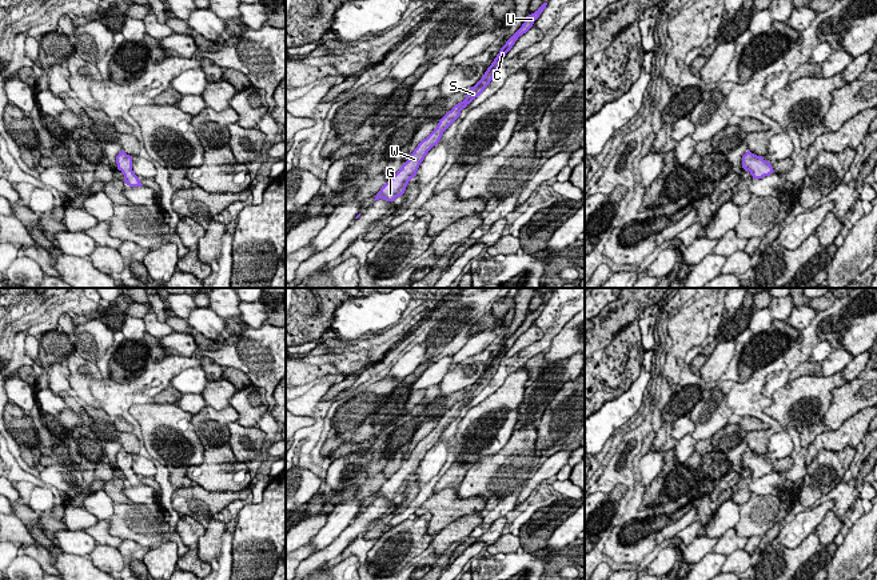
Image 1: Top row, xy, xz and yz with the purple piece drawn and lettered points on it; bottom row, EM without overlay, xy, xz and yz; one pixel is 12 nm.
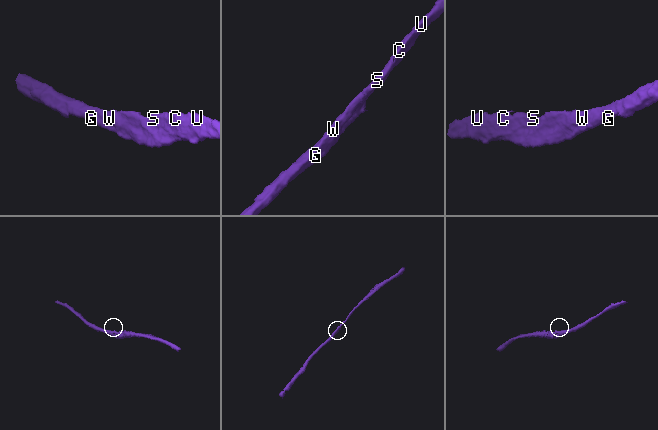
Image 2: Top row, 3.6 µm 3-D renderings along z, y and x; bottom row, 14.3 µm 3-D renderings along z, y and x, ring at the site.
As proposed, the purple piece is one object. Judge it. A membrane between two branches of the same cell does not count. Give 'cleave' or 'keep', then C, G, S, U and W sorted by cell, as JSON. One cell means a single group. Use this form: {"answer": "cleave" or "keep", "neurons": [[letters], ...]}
{"answer": "keep", "neurons": [["C", "G", "S", "U", "W"]]}

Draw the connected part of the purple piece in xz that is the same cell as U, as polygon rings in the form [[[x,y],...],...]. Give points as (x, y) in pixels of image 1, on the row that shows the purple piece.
[[[543,3],[534,13],[526,16],[522,27],[501,48],[499,53],[487,68],[482,79],[470,88],[466,99],[454,105],[453,109],[449,111],[439,120],[436,128],[418,144],[418,147],[410,155],[408,160],[402,165],[402,168],[380,188],[374,201],[379,199],[383,199],[386,201],[394,201],[396,197],[404,193],[408,181],[416,176],[416,171],[427,152],[439,143],[443,132],[459,117],[461,111],[466,108],[475,97],[478,97],[490,84],[506,53],[513,48],[518,37],[526,33],[533,27],[534,21],[539,17],[546,5],[547,3]]]

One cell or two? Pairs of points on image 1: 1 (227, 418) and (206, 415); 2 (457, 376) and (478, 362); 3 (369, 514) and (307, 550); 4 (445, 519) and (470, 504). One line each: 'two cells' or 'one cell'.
1: one cell
2: one cell
3: two cells
4: one cell

